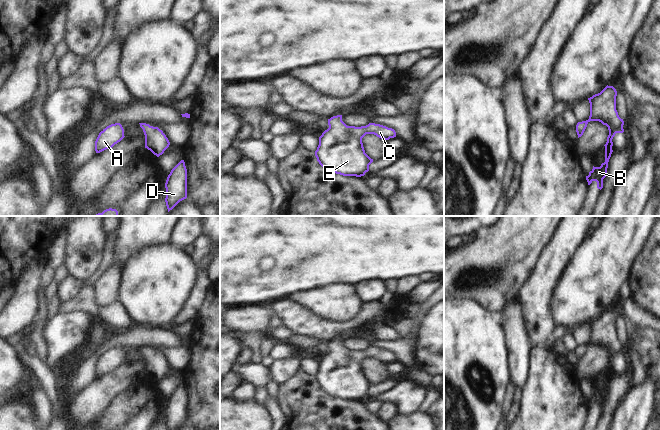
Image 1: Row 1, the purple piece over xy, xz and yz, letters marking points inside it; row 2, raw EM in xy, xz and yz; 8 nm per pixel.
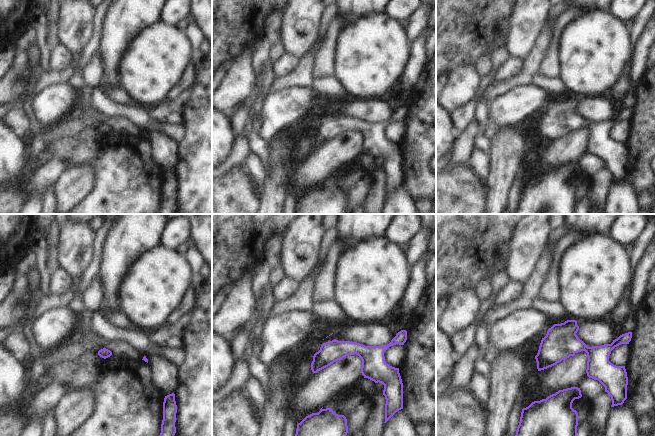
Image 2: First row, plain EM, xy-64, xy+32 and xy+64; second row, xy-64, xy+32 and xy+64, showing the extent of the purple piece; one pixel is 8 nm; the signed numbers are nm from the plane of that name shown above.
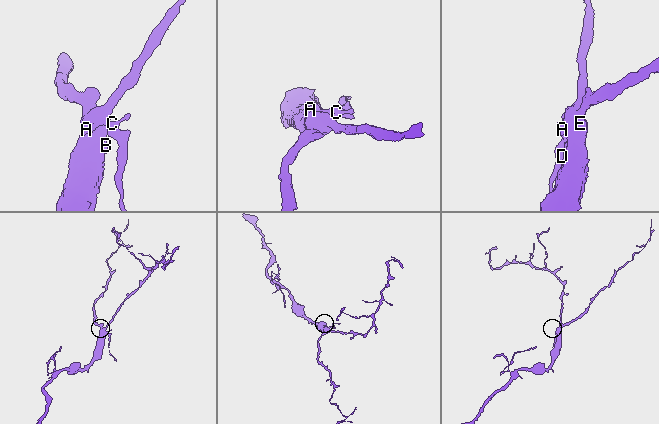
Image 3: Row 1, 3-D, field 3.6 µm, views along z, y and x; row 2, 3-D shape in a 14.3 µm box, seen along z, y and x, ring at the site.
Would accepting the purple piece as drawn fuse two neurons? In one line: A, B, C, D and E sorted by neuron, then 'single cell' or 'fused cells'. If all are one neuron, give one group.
A B C D E; single cell

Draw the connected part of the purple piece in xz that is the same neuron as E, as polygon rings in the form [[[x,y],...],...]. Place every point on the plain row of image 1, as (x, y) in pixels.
[[[342,339],[328,343],[329,352],[319,361],[315,380],[326,394],[343,400],[364,400],[373,386],[364,374],[362,362],[366,358],[389,364],[396,356],[386,350],[369,347],[366,350],[347,350]]]

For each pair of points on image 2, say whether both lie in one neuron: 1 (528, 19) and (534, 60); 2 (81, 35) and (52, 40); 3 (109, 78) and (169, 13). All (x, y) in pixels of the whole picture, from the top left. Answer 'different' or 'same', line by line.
1: different
2: different
3: different

